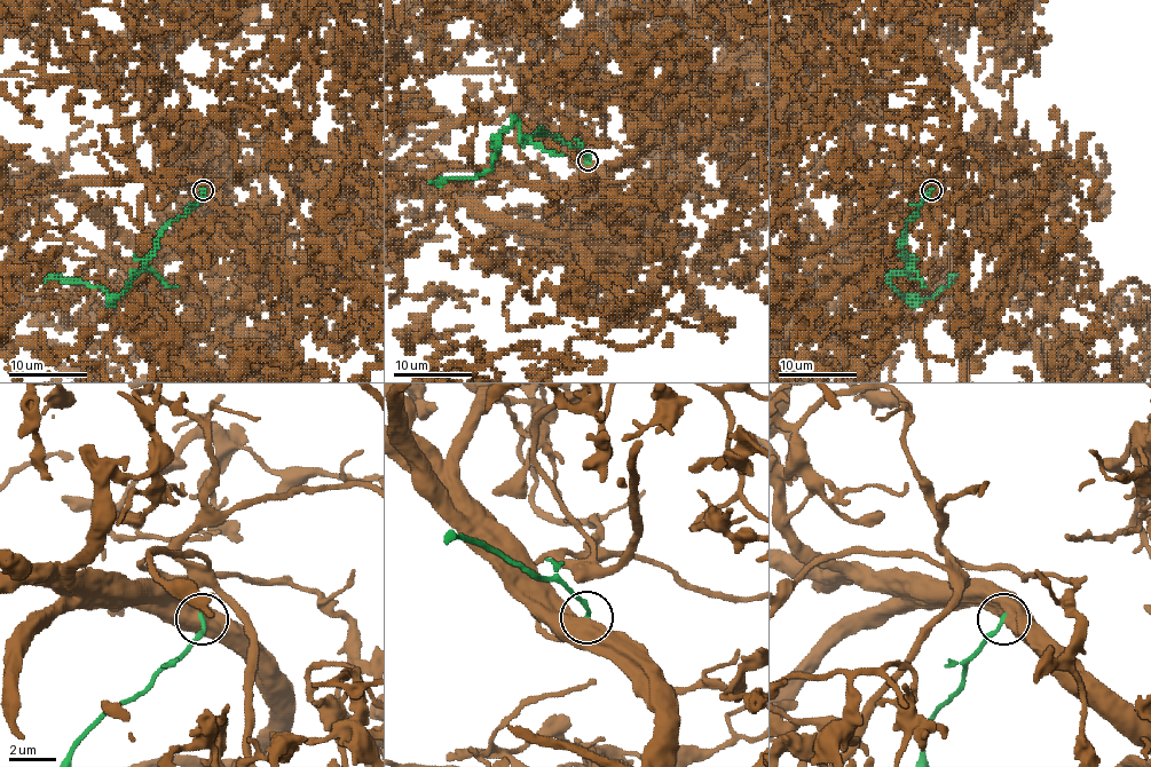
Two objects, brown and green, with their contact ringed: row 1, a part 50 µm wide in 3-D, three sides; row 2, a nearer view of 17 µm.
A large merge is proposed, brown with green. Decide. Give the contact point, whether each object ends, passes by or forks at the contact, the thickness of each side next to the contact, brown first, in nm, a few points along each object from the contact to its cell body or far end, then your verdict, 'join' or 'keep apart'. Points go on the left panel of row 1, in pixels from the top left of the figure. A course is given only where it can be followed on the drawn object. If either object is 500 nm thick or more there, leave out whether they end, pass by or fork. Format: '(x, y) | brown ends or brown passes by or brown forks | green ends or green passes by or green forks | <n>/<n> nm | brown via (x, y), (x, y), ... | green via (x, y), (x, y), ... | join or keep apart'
(203, 190) | 950/180 nm | brown via (205, 189), (225, 216), (225, 231), (217, 239), (134, 243), (119, 239), (14, 165) | green via (204, 189), (160, 235), (159, 246), (110, 299), (107, 293), (85, 283), (44, 282) | keep apart

